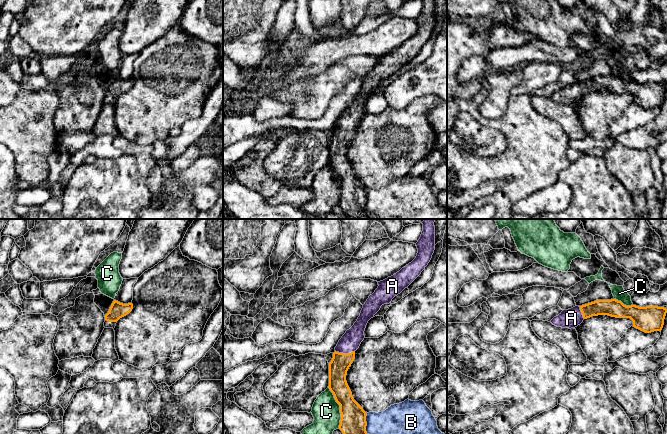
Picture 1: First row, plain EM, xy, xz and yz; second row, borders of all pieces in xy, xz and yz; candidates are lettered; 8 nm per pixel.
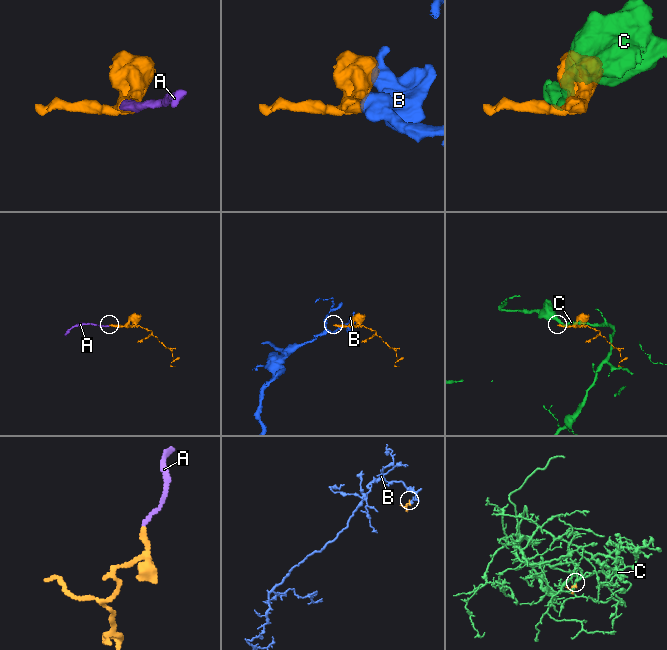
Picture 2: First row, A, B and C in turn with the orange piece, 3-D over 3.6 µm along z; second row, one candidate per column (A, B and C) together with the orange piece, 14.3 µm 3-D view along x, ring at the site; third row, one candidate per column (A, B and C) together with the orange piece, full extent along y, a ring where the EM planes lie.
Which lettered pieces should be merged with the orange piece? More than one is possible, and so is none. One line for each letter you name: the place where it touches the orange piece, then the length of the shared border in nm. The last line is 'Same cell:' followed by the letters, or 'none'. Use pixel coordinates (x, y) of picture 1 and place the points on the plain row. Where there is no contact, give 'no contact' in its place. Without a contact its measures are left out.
A: meets orange in xz at (345, 130); contact 160 nm long
Same cell: A

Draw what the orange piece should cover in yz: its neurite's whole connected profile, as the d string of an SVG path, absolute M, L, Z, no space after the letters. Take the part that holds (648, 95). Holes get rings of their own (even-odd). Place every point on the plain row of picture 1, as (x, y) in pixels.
M616 75L596 76L582 82L563 86L550 98L557 103L571 105L580 101L584 95L592 92L608 91L616 94L630 94L633 97L633 103L645 109L651 109L654 107L661 108L666 89L667 85L664 83L626 82Z

